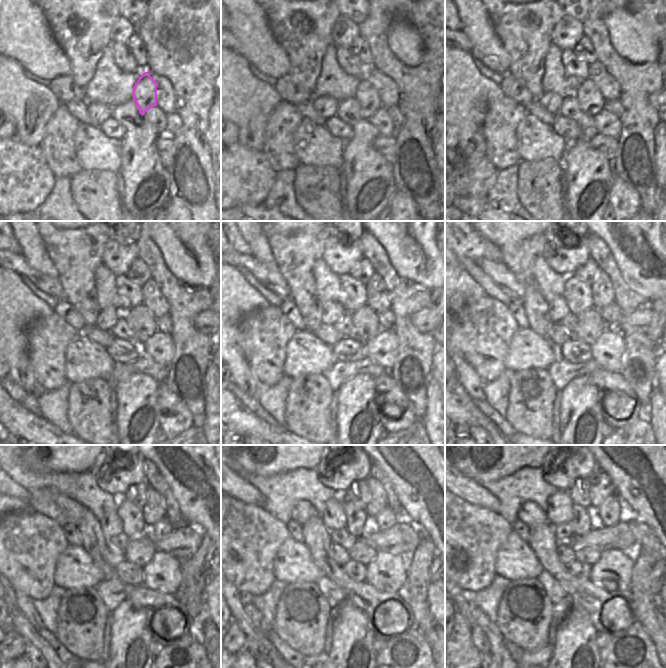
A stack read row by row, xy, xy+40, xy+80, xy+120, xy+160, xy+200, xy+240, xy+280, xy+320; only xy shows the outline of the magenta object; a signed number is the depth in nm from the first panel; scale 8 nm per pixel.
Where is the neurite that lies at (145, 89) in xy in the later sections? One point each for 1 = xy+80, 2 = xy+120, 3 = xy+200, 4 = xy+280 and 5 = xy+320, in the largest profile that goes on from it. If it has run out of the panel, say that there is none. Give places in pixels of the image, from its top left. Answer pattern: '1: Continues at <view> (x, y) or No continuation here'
1: Continues at xy+80 (590, 99)
2: Continues at xy+120 (142, 323)
3: Continues at xy+200 (590, 325)
4: Continues at xy+280 (360, 552)
5: Continues at xy+320 (589, 555)

